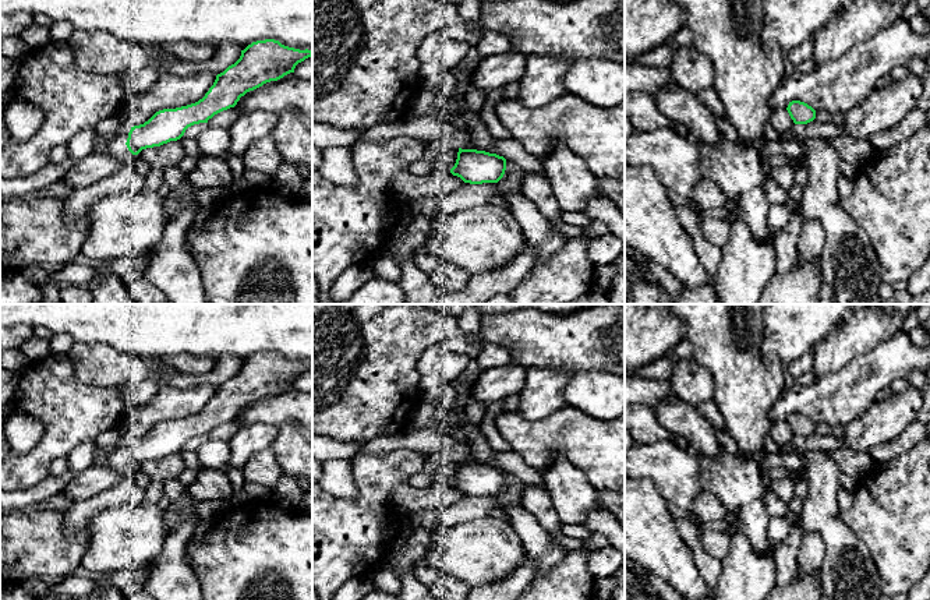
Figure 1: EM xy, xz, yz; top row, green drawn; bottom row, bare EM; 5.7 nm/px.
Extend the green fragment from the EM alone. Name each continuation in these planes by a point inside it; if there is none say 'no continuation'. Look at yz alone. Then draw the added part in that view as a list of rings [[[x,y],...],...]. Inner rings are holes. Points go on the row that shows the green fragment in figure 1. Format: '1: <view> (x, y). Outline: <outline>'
no continuation

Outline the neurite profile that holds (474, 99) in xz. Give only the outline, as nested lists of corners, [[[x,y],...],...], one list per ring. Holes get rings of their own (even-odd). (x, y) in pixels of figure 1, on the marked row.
[[[468,68],[464,77],[457,81],[457,91],[462,99],[466,102],[466,109],[473,112],[475,116],[480,116],[481,110],[485,106],[487,95],[471,87],[470,78],[473,73],[474,68]]]

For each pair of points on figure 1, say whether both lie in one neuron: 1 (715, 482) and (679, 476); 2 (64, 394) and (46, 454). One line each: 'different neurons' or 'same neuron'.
1: different neurons
2: same neuron

